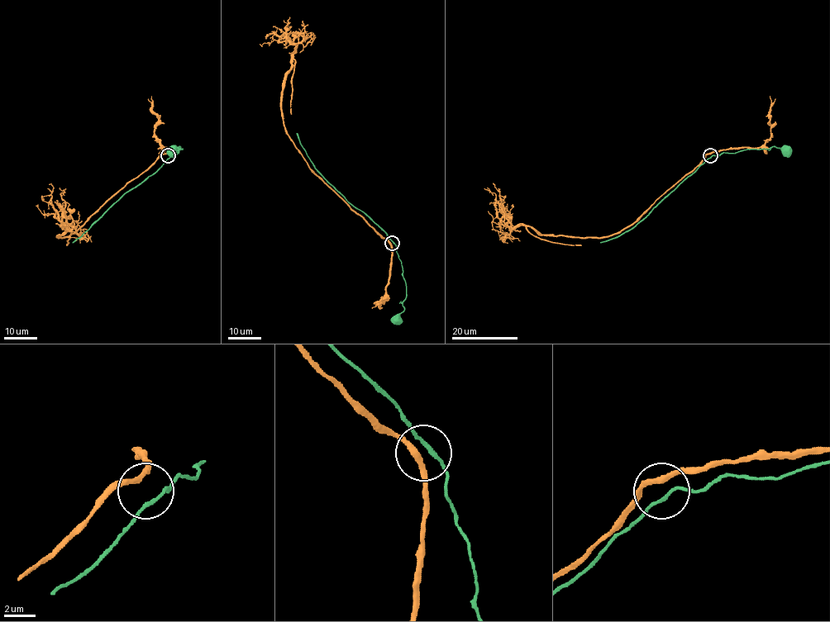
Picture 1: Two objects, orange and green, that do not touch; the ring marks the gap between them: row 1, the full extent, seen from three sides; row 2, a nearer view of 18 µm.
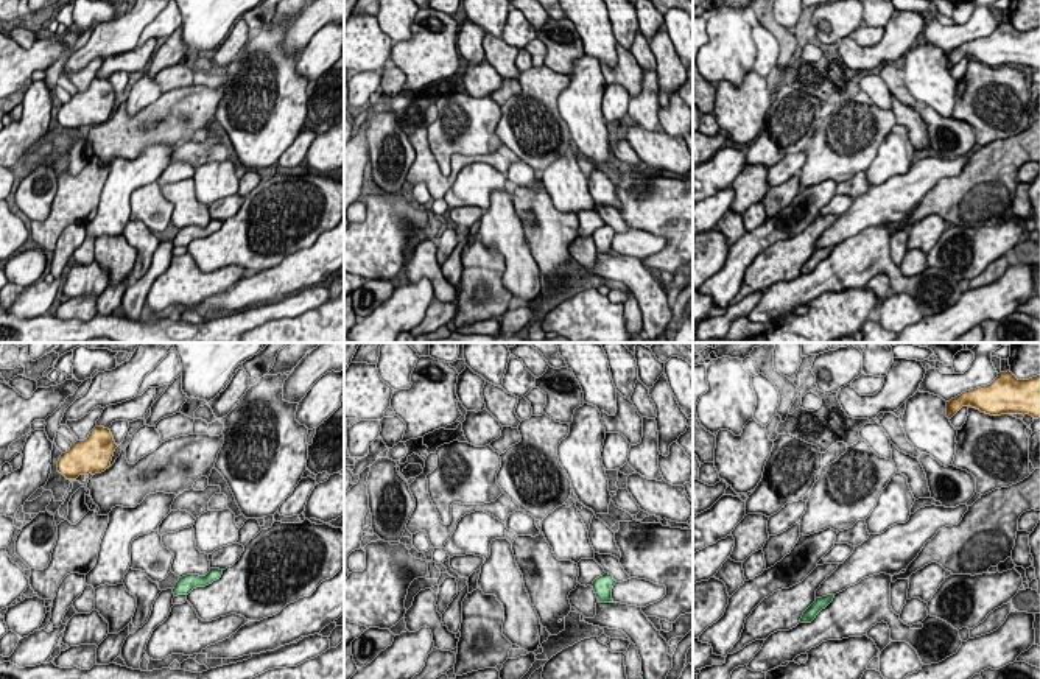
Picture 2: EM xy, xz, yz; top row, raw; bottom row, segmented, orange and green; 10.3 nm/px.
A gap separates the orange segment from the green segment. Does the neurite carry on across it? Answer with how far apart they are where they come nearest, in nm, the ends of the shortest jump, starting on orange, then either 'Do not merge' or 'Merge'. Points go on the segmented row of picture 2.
Distance 1350 nm. Across: xy (108, 467), (179, 578). Merge

